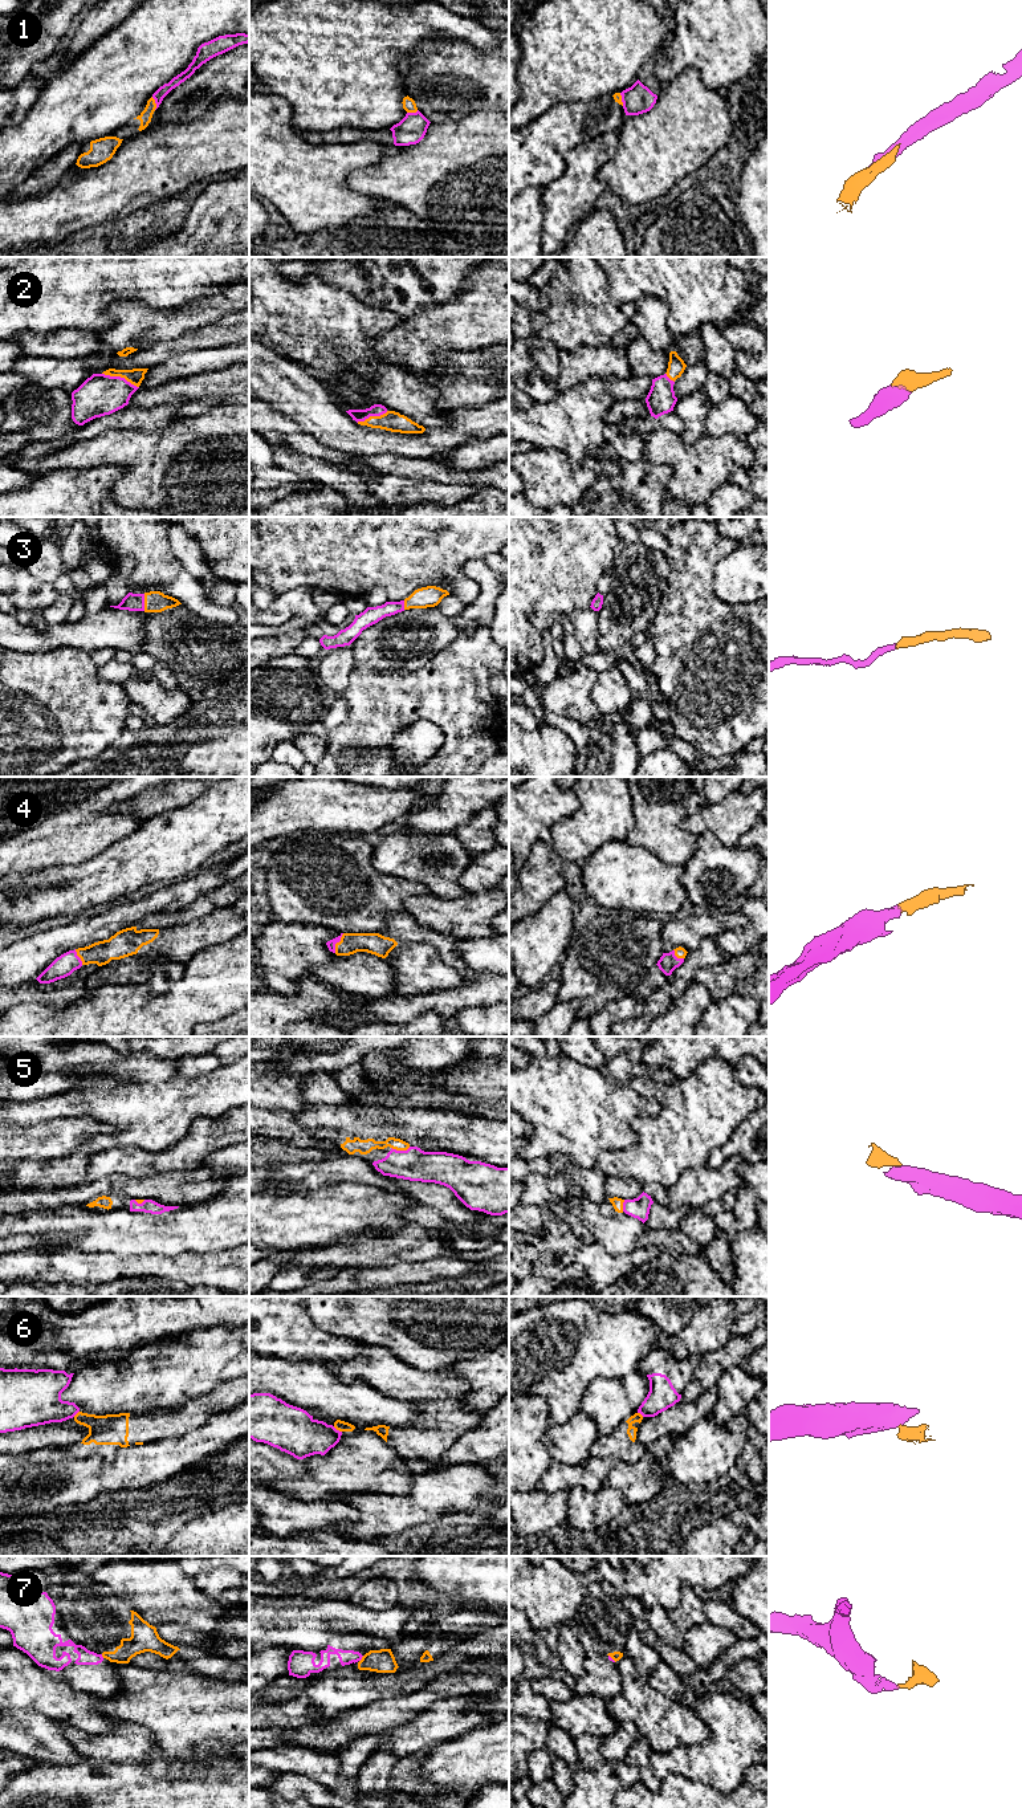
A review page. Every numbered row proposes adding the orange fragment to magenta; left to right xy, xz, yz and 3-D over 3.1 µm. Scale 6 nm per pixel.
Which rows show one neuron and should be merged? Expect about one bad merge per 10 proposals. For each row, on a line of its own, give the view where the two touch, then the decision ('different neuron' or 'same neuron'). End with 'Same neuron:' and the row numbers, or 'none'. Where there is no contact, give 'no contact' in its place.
1: meets magenta in xy; same neuron
2: meets magenta in xy; same neuron
3: meets magenta in xy; same neuron
4: meets magenta in xz; same neuron
5: meets magenta in xz; same neuron
6: meets magenta in xz; different neuron
7: meets magenta in xz; different neuron
Same neuron: 1, 2, 3, 4, 5

